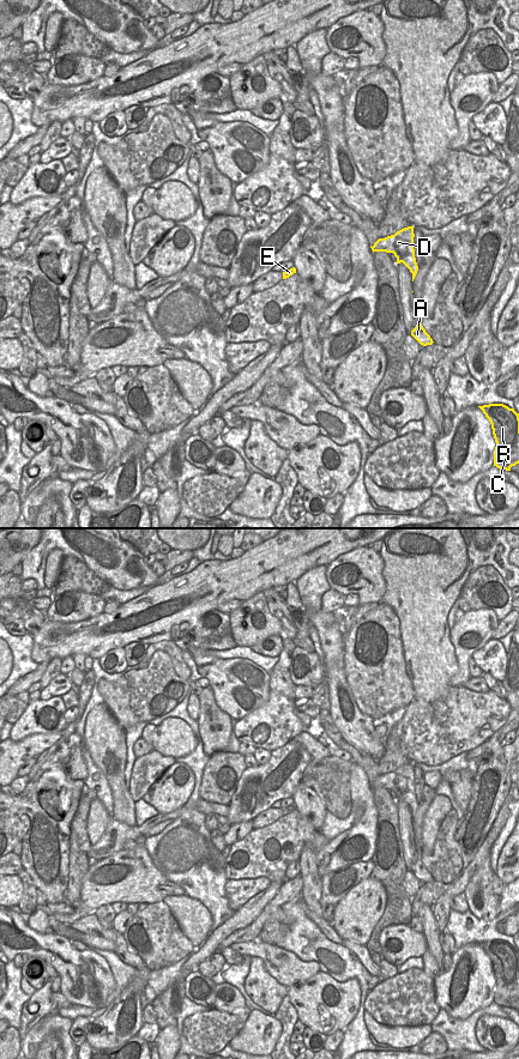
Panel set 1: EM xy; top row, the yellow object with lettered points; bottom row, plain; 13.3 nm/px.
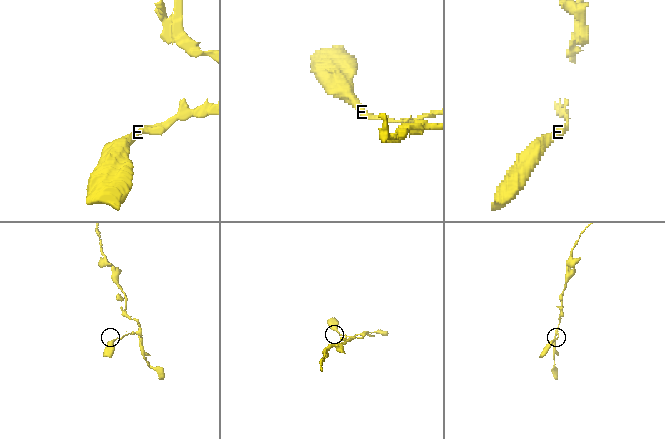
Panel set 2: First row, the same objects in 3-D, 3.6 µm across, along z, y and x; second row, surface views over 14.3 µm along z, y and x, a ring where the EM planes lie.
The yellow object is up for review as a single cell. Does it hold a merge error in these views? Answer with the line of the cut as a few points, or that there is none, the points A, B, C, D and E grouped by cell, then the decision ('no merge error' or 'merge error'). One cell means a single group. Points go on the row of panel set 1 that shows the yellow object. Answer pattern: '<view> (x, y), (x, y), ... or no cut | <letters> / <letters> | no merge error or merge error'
no cut | A B C D E | no merge error

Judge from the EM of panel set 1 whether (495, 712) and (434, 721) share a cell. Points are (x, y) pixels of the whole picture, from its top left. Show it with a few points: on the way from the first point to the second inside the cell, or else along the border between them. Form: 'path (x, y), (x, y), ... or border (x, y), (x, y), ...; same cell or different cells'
path (480, 715), (460, 721), (450, 721); same cell

